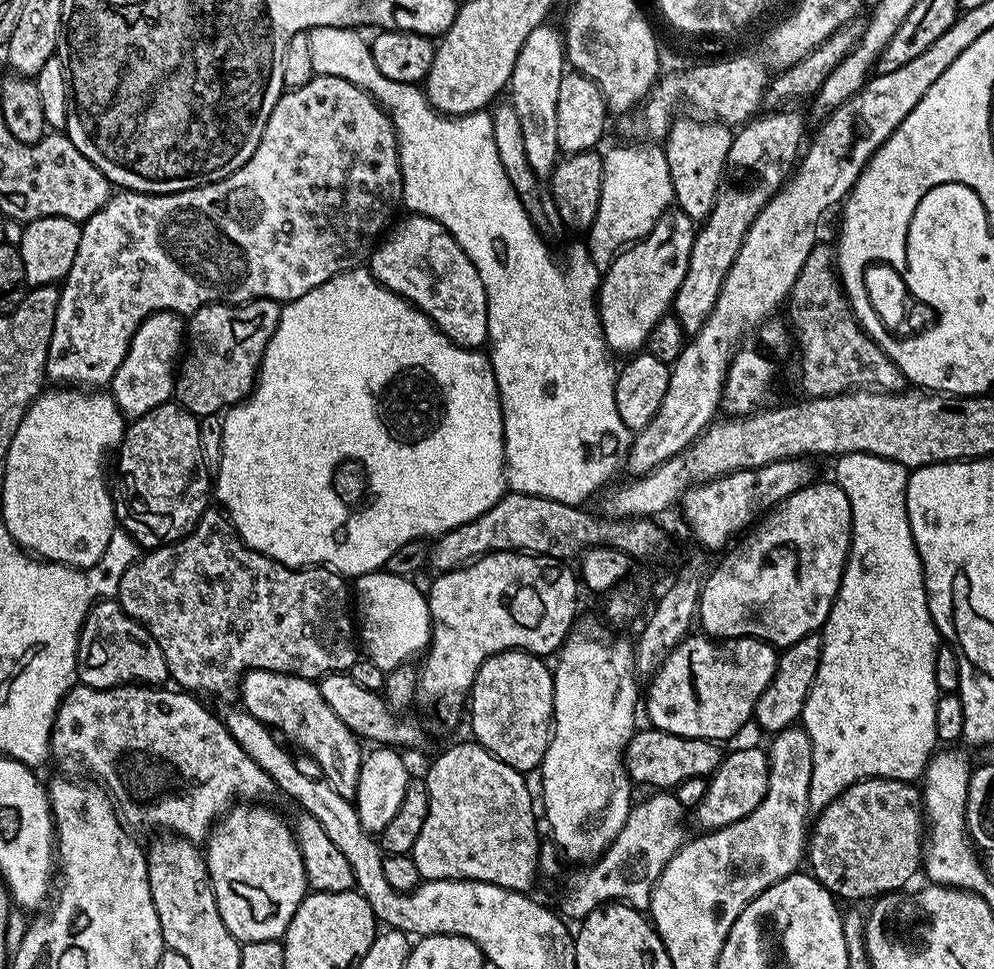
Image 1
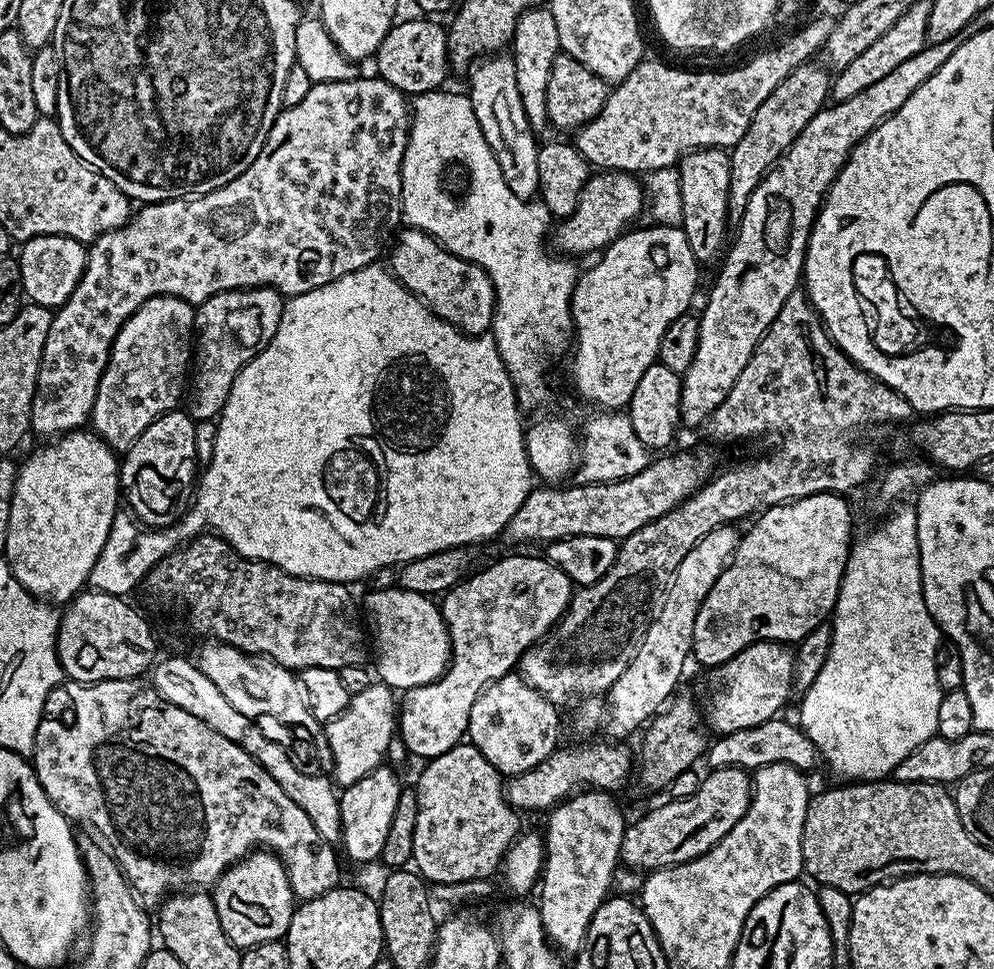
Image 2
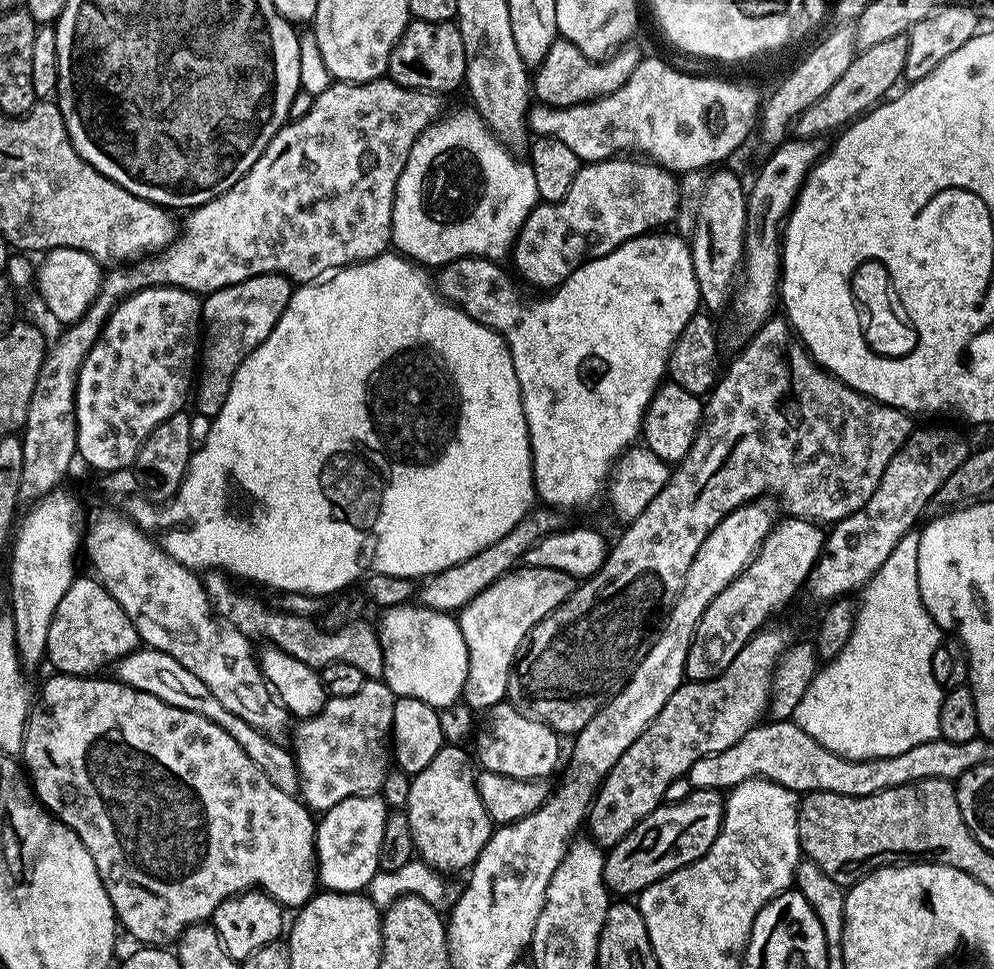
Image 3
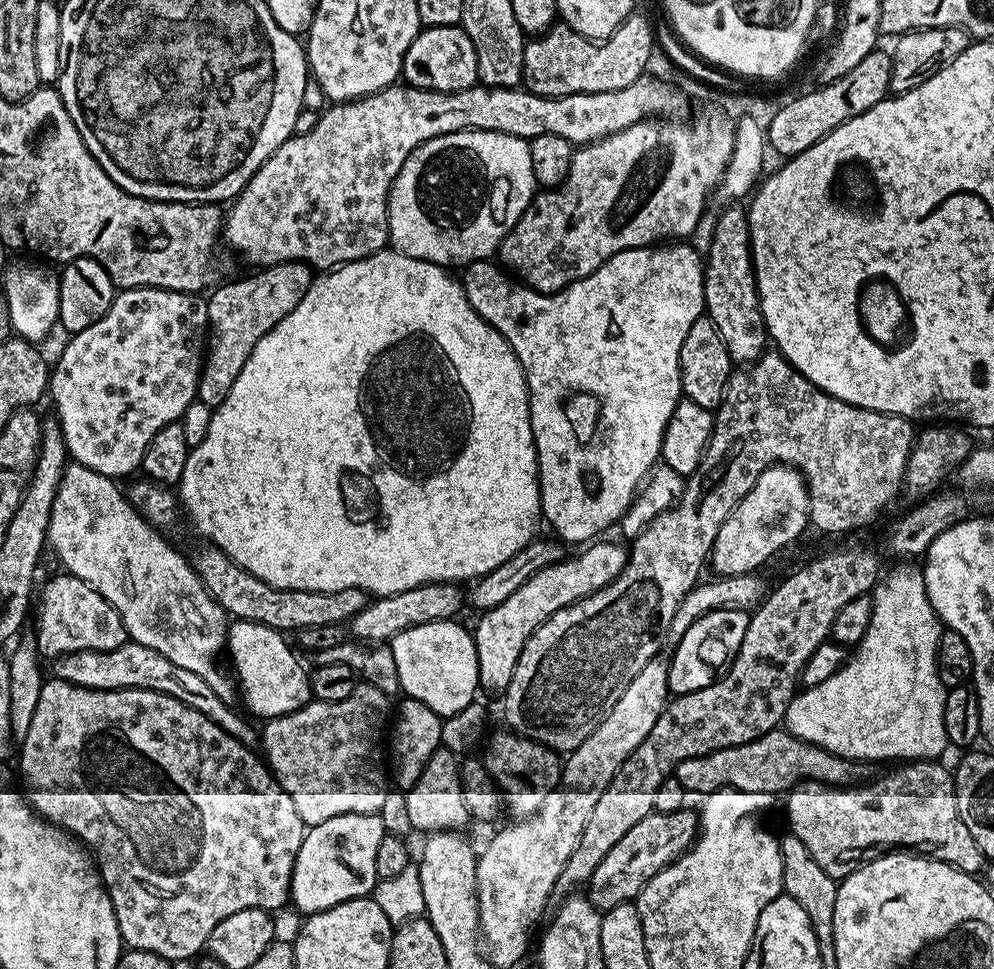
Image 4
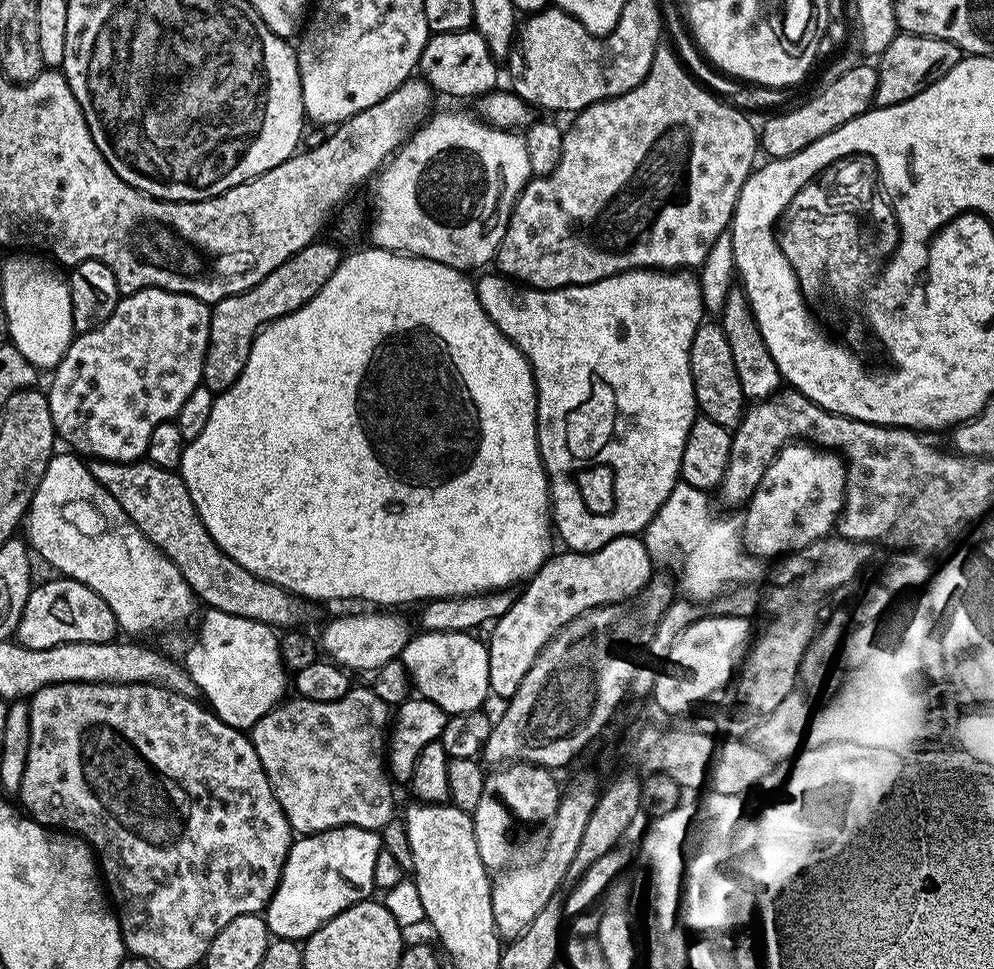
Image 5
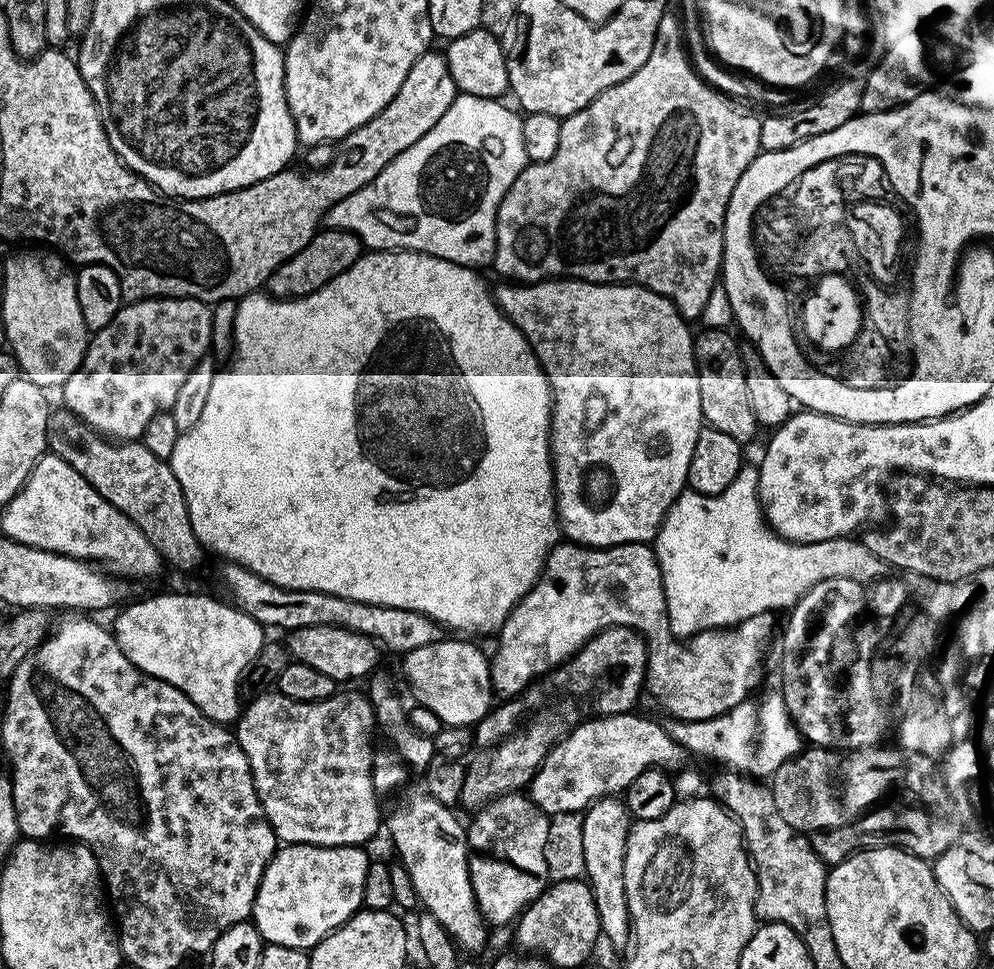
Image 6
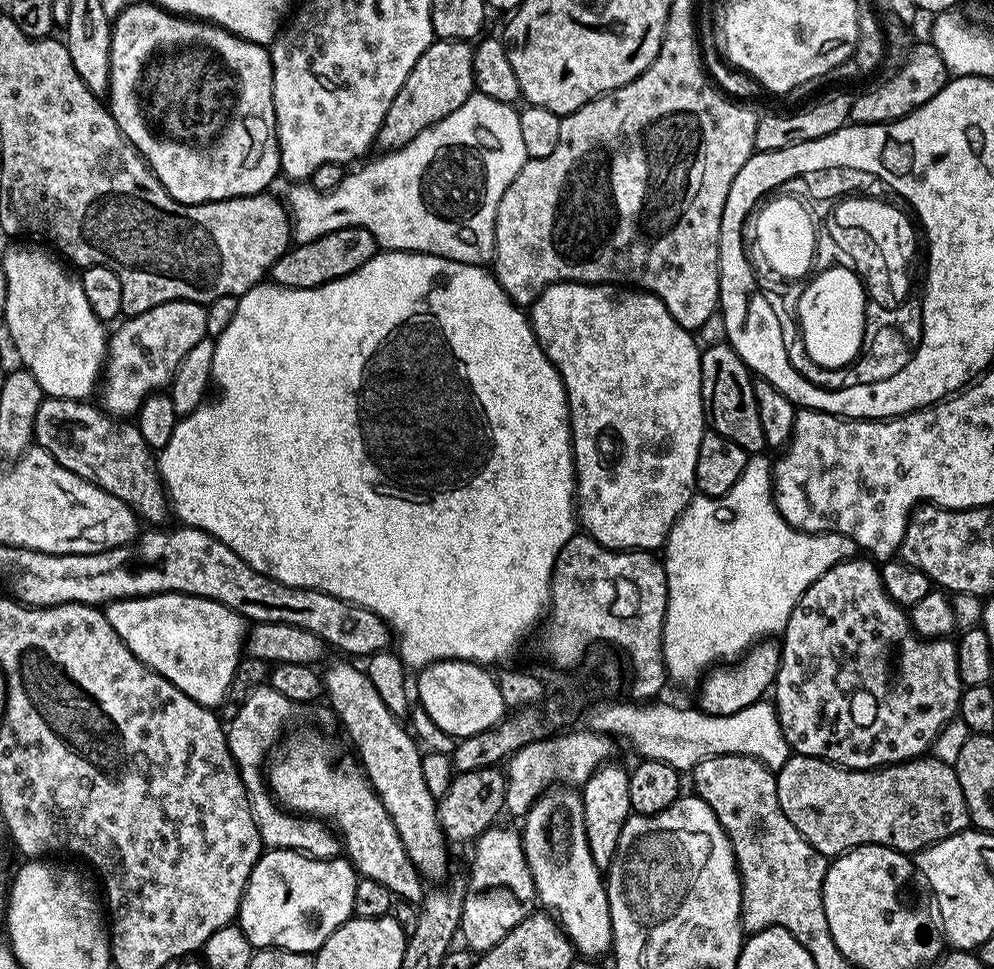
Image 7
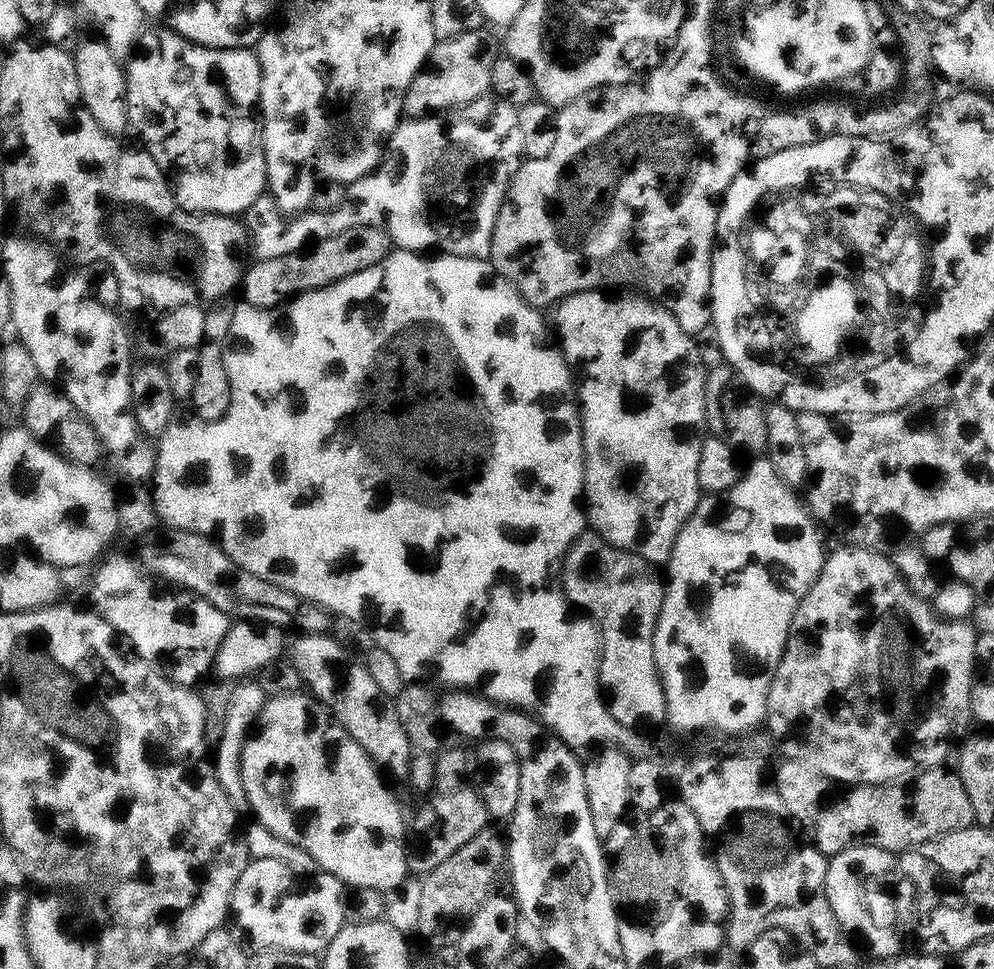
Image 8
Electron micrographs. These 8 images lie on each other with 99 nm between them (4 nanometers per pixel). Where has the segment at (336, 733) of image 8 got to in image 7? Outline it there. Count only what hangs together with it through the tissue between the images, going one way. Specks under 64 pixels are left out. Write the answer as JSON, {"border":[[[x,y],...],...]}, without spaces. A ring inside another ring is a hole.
{"border":[[[320,732],[285,735],[266,764],[268,791],[289,813],[334,826],[343,855],[361,877],[382,882],[401,901],[419,905],[426,895],[425,881],[410,862],[390,814],[386,814],[386,806],[382,806],[361,765],[349,756],[340,756],[339,750]]]}

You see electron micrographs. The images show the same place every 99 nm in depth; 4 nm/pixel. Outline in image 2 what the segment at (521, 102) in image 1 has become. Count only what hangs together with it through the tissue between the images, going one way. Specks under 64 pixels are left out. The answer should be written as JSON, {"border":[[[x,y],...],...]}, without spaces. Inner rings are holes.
{"border":[[[551,7],[531,8],[518,18],[512,35],[510,55],[518,74],[518,94],[522,94],[522,110],[526,110],[526,118],[533,130],[547,129],[546,86],[550,82],[550,66],[554,66],[554,58],[561,55],[558,26],[554,26]]]}

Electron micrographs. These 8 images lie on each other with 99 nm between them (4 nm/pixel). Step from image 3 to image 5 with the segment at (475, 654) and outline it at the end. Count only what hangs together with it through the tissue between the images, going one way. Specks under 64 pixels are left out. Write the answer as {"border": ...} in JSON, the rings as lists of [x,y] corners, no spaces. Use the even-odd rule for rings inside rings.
{"border":[[[639,535],[614,538],[597,552],[564,550],[561,553],[561,556],[549,555],[543,566],[523,585],[524,593],[513,599],[510,610],[491,625],[492,637],[487,637],[486,643],[488,686],[493,697],[507,698],[515,694],[534,658],[566,622],[591,608],[636,596],[654,572],[654,561],[648,557]]]}

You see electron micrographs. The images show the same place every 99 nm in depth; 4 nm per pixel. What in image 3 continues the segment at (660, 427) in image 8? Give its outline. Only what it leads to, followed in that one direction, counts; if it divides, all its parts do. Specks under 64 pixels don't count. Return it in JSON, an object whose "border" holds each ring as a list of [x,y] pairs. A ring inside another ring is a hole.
{"border":[[[649,234],[636,236],[633,240],[626,241],[618,246],[610,254],[599,256],[586,261],[578,270],[574,270],[564,279],[563,284],[555,289],[545,300],[532,300],[528,308],[524,308],[524,300],[516,289],[517,281],[507,276],[495,260],[489,260],[483,256],[463,256],[461,260],[452,260],[449,264],[439,269],[438,291],[444,299],[452,304],[457,304],[463,312],[470,314],[482,326],[493,328],[503,336],[508,344],[508,349],[514,362],[514,374],[518,374],[520,383],[520,397],[522,398],[522,410],[528,427],[528,437],[532,447],[532,481],[536,487],[537,497],[547,507],[557,510],[564,508],[584,508],[599,498],[600,492],[605,491],[606,481],[617,460],[637,443],[642,432],[644,415],[650,406],[652,396],[665,379],[668,370],[668,359],[672,353],[674,342],[678,334],[682,334],[682,326],[690,322],[692,315],[701,307],[700,291],[698,290],[698,278],[694,278],[694,262],[692,261],[692,249],[689,241],[680,236],[660,236],[664,234]]]}

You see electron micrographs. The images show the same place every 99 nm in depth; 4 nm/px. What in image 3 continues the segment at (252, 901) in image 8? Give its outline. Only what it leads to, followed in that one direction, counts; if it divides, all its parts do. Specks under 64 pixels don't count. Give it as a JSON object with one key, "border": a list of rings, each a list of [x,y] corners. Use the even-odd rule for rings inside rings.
{"border":[[[380,794],[348,797],[319,817],[316,826],[318,880],[329,892],[363,893],[380,871],[382,830],[390,807]]]}

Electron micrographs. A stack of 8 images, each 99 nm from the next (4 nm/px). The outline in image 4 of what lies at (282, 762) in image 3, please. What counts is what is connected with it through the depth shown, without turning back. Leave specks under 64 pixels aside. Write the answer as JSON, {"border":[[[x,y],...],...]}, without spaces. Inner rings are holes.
{"border":[[[126,643],[109,652],[102,650],[78,650],[65,656],[55,657],[55,679],[69,680],[71,684],[77,684],[79,688],[97,688],[98,690],[110,690],[111,688],[145,688],[166,694],[170,698],[178,698],[186,706],[206,714],[222,730],[226,730],[235,740],[240,740],[249,746],[255,745],[258,740],[258,732],[252,729],[236,712],[231,712],[224,705],[224,700],[216,696],[216,688],[211,684],[202,682],[198,674],[190,674],[190,670],[182,670],[182,666],[174,666],[158,650],[150,650],[141,644]]]}

